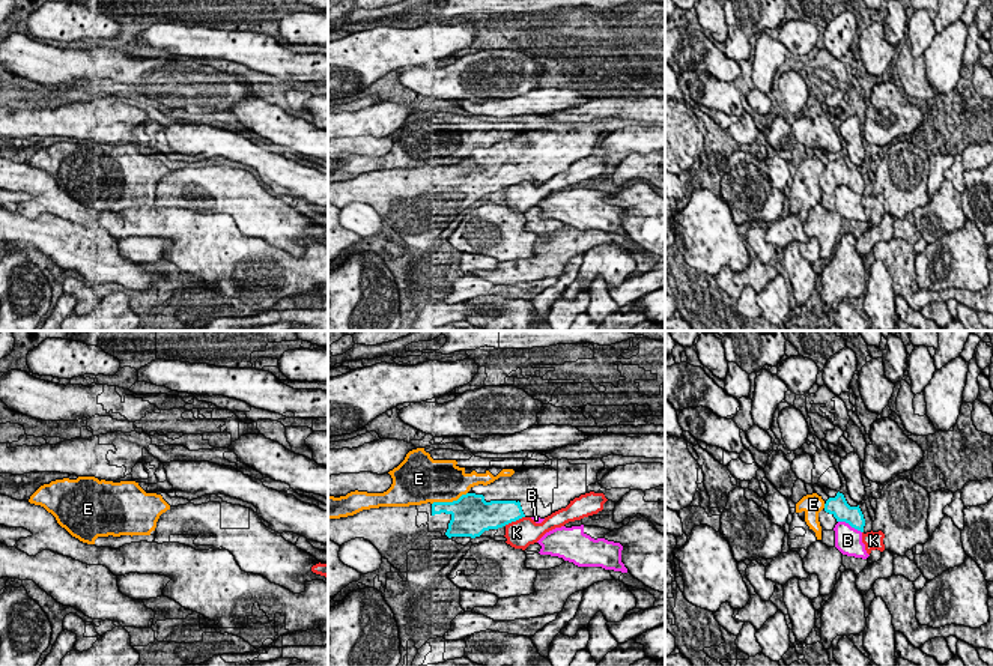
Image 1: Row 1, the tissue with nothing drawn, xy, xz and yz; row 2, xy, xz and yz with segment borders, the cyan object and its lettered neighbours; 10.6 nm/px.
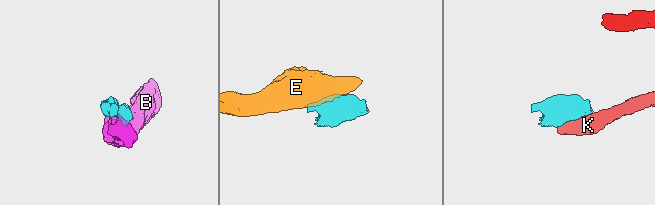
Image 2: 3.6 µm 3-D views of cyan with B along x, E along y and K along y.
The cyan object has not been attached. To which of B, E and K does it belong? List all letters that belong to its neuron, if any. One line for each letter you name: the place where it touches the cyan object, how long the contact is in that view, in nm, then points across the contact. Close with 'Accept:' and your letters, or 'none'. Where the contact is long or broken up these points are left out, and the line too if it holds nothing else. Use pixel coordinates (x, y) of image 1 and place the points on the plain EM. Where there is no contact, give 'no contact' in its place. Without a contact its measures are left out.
Accept: none

